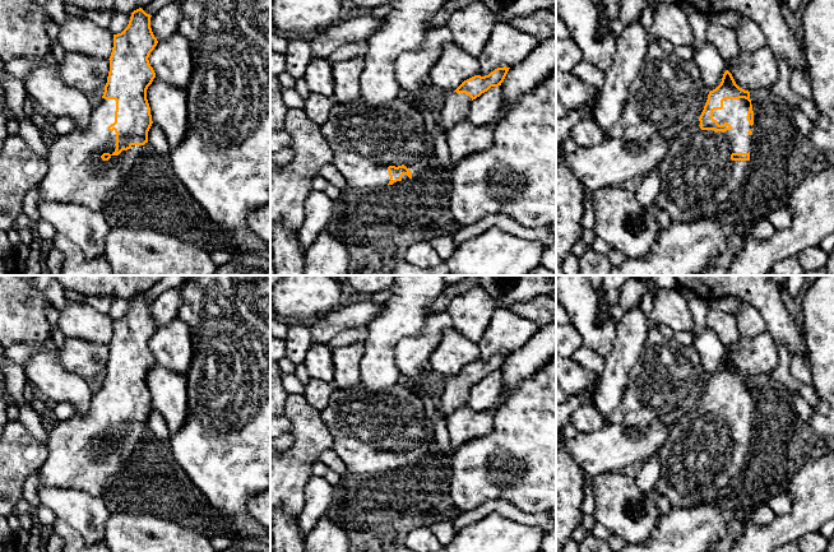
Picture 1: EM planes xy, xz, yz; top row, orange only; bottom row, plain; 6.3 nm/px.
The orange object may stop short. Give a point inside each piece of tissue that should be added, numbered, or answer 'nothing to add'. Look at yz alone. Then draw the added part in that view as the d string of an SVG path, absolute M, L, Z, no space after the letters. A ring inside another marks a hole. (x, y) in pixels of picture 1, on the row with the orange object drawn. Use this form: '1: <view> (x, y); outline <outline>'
1: yz (698, 177); outline M745 98L724 99L722 110L713 111L719 125L728 122L732 129L724 133L701 130L700 121L686 127L675 140L658 166L661 191L654 205L666 210L673 222L695 222L715 218L735 198L741 186L749 161L732 161L732 153L749 153L752 126L747 121L750 102Z

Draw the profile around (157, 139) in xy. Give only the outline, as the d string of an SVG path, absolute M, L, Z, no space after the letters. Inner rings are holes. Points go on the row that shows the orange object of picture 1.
M154 122L152 124L148 131L148 143L152 145L153 150L159 156L168 156L171 150L165 133Z

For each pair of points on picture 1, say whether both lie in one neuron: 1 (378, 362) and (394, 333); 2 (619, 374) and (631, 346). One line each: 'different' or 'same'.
1: same
2: same

